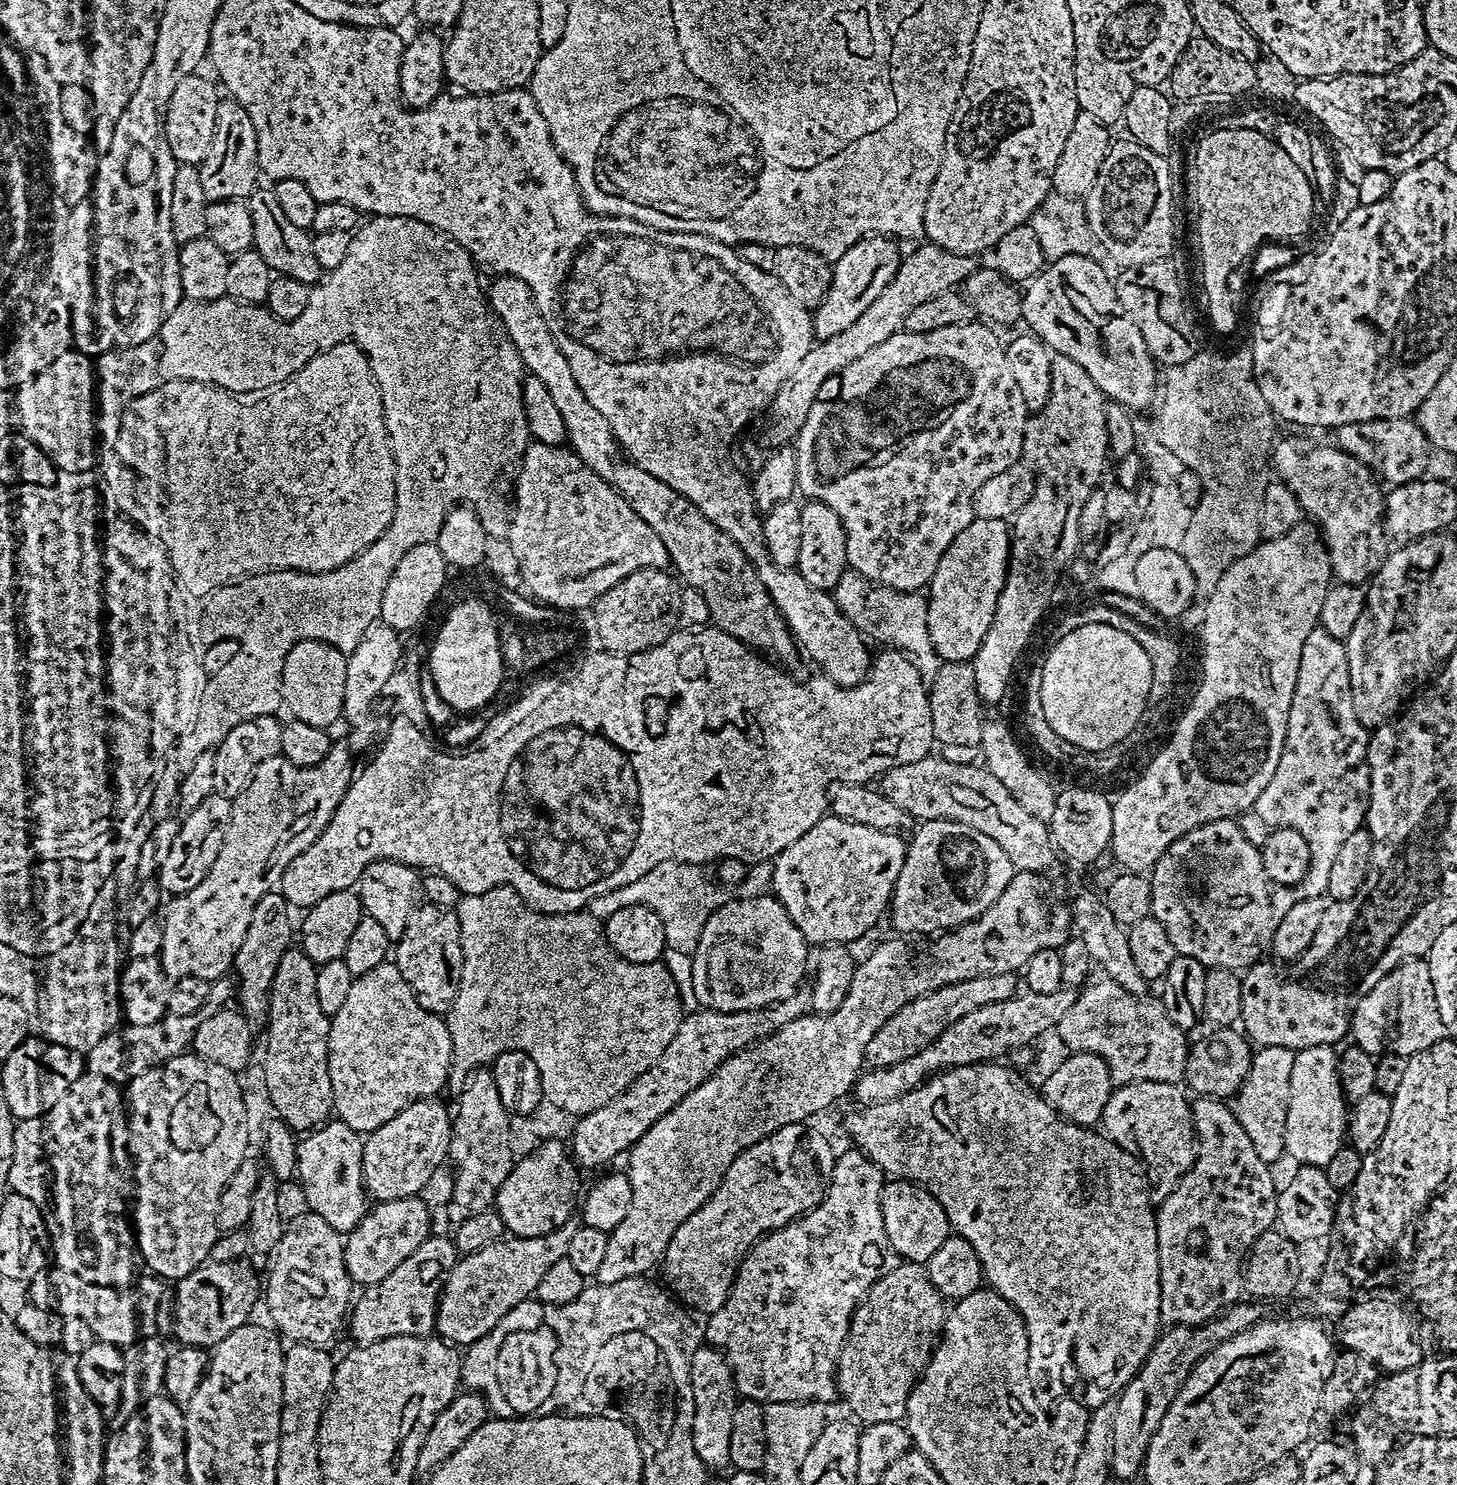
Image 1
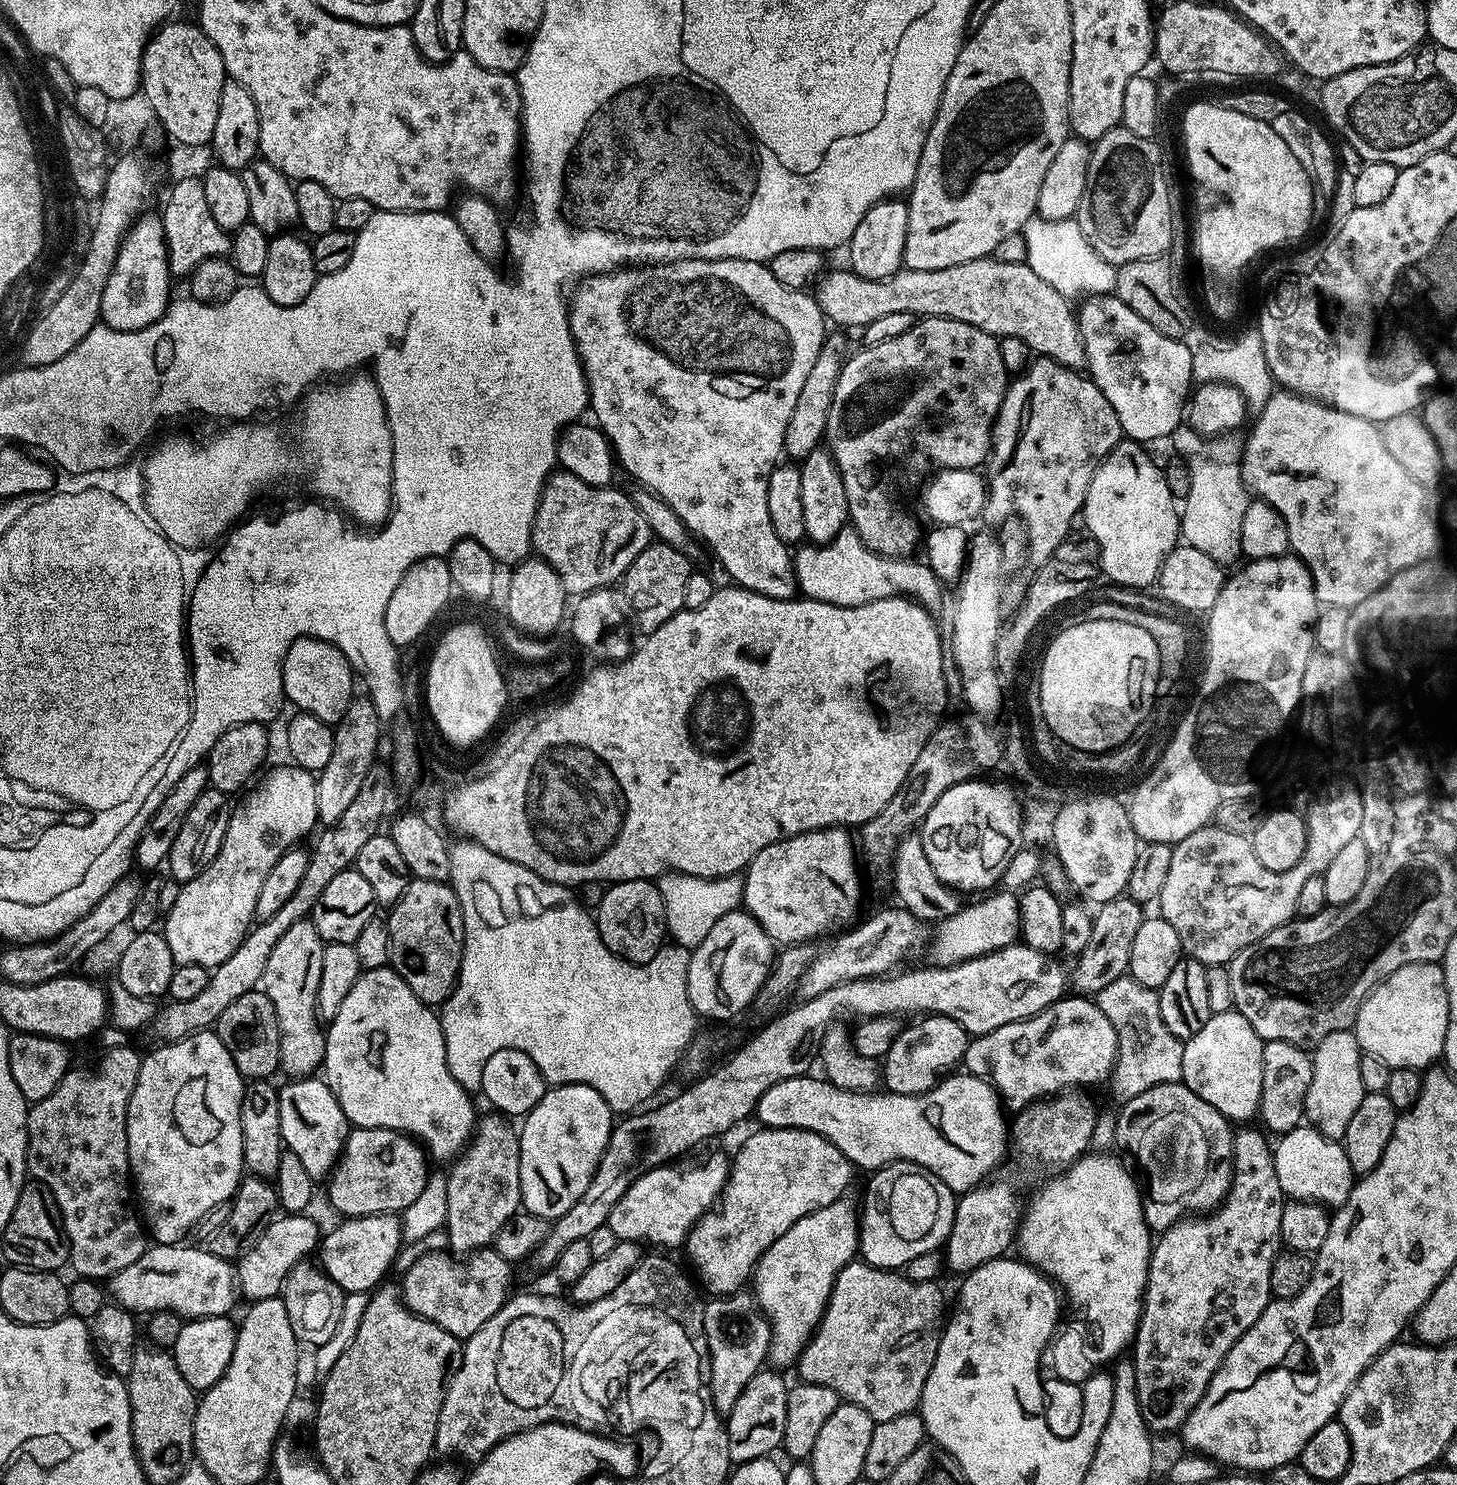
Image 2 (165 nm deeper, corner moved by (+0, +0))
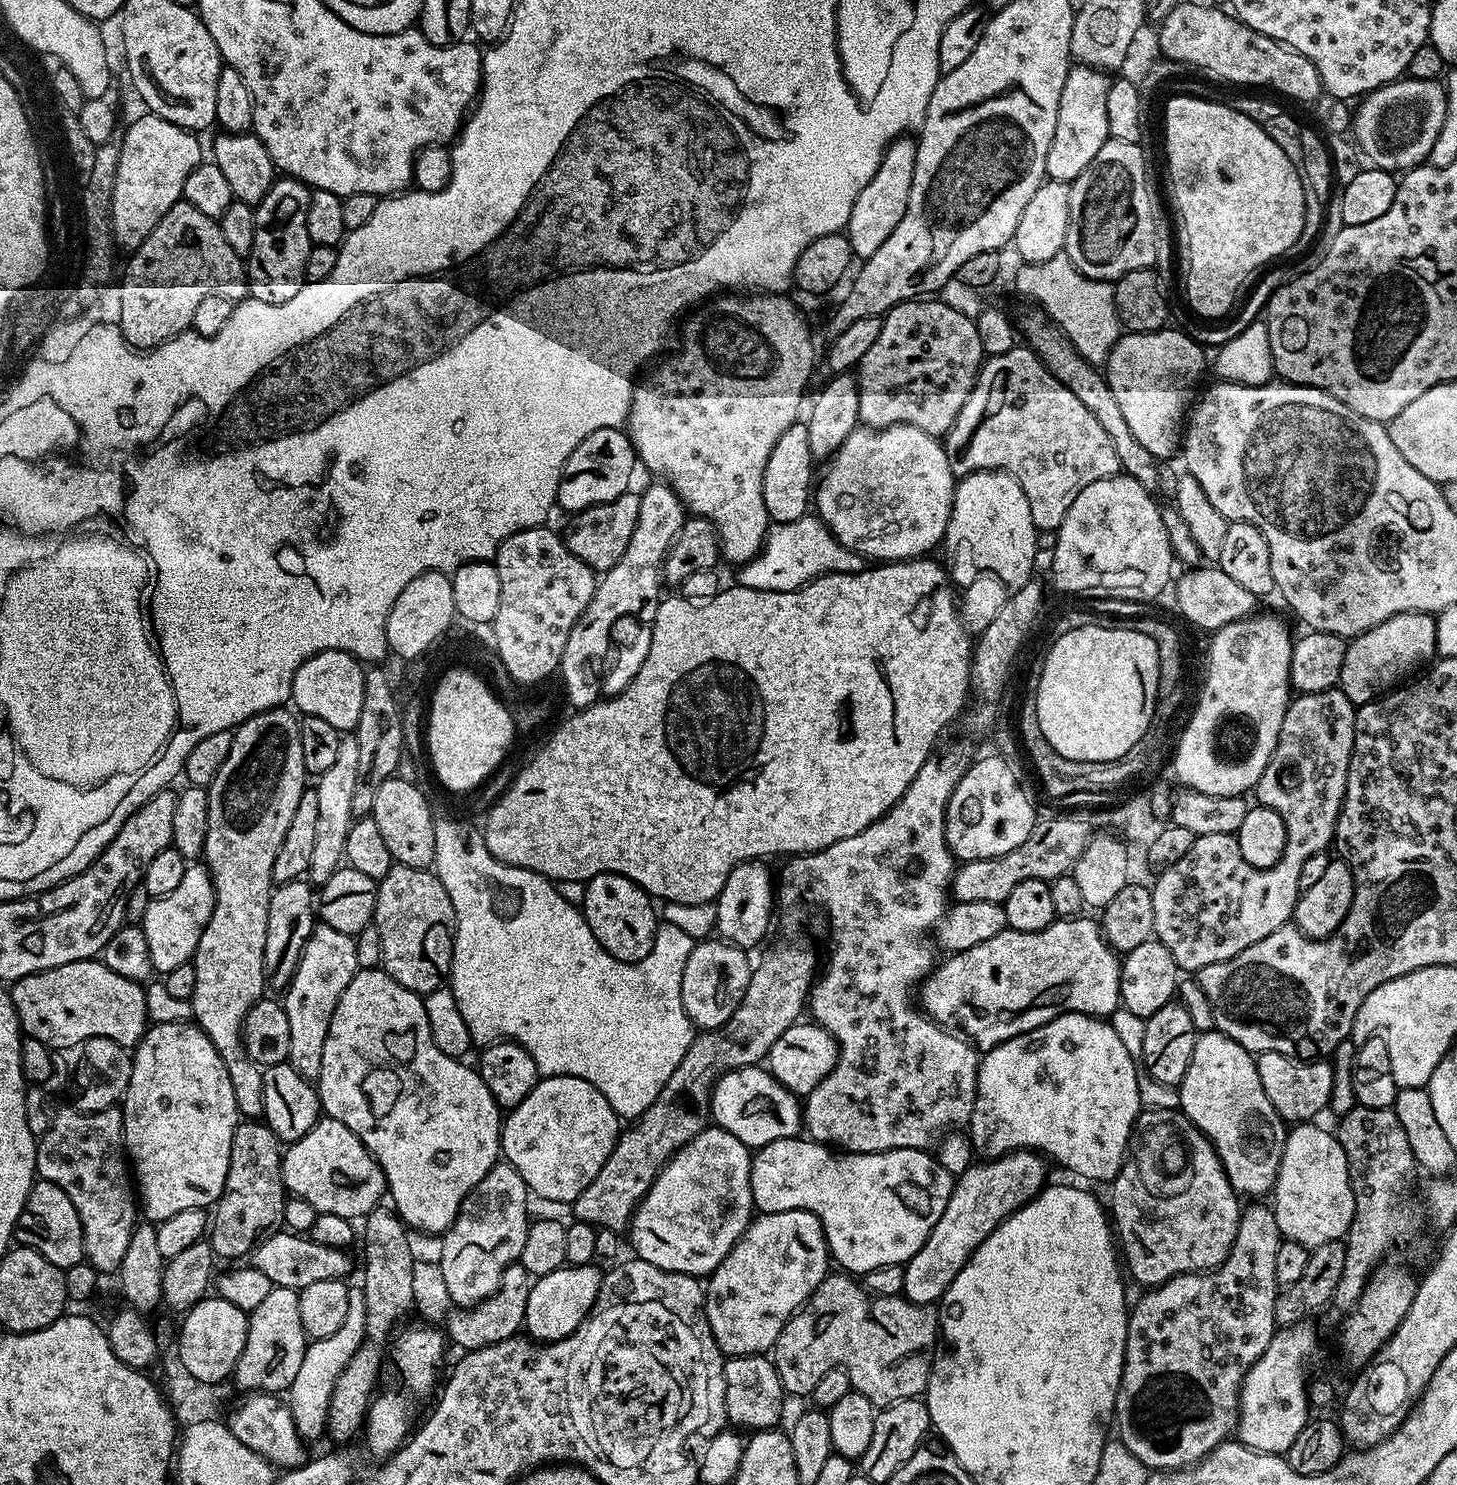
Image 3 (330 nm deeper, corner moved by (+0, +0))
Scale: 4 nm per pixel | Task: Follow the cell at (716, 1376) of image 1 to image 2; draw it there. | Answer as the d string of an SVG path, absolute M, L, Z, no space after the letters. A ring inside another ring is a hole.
M737 1294L727 1298L716 1298L712 1305L703 1309L704 1337L708 1343L708 1389L712 1395L712 1404L716 1411L726 1414L734 1410L734 1402L738 1402L738 1394L746 1390L746 1382L754 1378L754 1374L765 1367L768 1360L768 1347L772 1345L772 1330L768 1327L768 1321L754 1307L751 1295Z

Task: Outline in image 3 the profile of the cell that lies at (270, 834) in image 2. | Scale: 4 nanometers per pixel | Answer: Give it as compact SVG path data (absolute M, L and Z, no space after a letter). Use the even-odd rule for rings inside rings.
M200 862L189 863L186 874L182 874L181 884L171 894L149 899L142 927L146 934L146 946L150 946L150 962L157 973L174 970L174 966L187 964L195 957L202 930L206 922L210 922L215 901L212 875Z

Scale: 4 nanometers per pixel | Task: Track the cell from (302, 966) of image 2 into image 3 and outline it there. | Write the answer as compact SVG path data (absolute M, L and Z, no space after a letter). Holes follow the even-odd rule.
M301 878L289 884L273 887L266 918L266 950L264 951L264 974L271 987L272 984L277 990L288 987L294 970L302 958L302 950L317 923L318 916L314 911L314 888L307 879Z

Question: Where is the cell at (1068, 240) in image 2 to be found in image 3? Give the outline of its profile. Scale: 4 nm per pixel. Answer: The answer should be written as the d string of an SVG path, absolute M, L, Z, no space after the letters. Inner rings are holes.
M1063 254L1046 262L1019 265L1016 272L1016 288L1033 300L1043 312L1093 366L1100 366L1108 359L1108 351L1122 335L1122 325L1116 313L1116 288L1109 281L1095 280L1081 274Z

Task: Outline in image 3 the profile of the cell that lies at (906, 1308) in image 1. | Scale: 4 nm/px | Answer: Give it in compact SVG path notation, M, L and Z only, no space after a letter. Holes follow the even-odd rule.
M829 1274L814 1290L812 1297L786 1322L778 1334L770 1359L789 1397L807 1397L818 1386L818 1378L831 1368L844 1368L853 1389L861 1392L877 1409L889 1408L894 1402L914 1400L925 1395L932 1373L934 1353L938 1348L938 1312L927 1304L915 1304L899 1296L873 1294L859 1279L848 1274Z

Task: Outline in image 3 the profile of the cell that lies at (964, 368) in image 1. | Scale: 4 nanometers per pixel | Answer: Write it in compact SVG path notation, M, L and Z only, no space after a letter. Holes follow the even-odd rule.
M940 298L903 300L884 313L882 334L878 334L878 342L866 350L855 373L856 385L860 387L858 414L861 425L889 428L891 424L909 424L940 438L950 430L962 402L970 398L970 390L976 385L976 375L986 359L975 319L936 299Z

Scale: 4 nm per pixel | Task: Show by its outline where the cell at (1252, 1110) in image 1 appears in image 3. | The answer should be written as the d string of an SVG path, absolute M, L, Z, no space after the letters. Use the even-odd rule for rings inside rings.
M1261 1052L1255 1057L1255 1062L1258 1078L1262 1078L1262 1090L1266 1090L1266 1098L1270 1098L1270 1106L1274 1106L1276 1113L1289 1125L1315 1121L1316 1115L1328 1108L1334 1072L1327 1059L1307 1061L1277 1052Z

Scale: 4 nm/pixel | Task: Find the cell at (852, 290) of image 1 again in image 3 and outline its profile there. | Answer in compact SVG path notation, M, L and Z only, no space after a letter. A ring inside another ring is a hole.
M901 135L885 148L878 170L874 170L874 176L858 194L854 210L850 210L846 235L853 257L866 258L874 254L874 250L878 250L878 246L882 246L882 242L894 234L894 226L902 222L902 214L906 214L906 202L910 202L915 165L916 140L911 135Z

